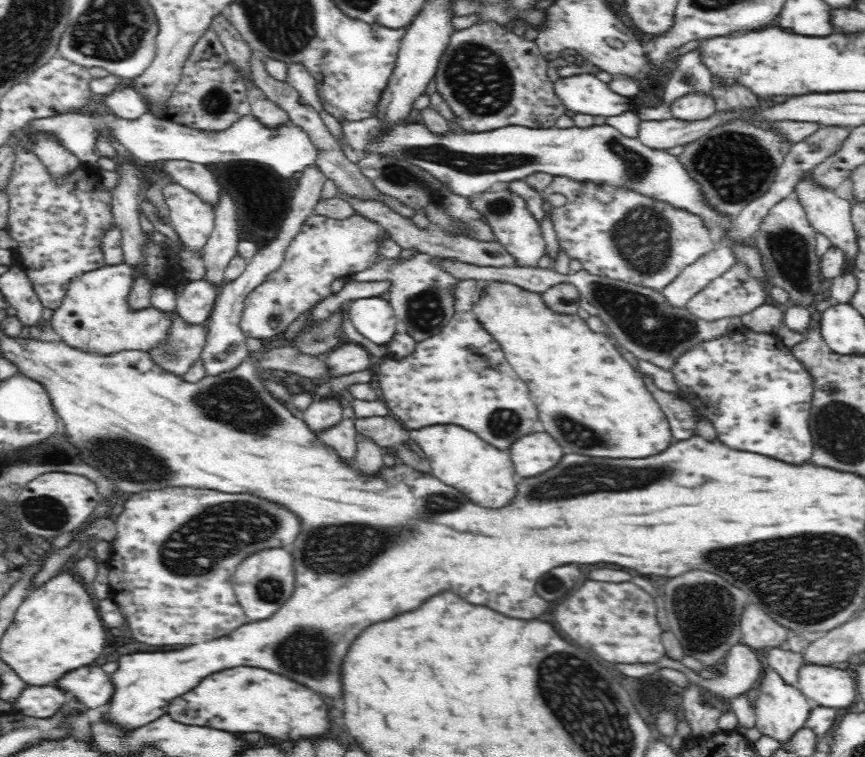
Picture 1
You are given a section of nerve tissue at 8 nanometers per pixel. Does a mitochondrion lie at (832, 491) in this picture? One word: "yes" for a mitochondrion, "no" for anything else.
no

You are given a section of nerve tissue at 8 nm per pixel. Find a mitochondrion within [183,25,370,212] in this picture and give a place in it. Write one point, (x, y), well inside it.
(216, 101)

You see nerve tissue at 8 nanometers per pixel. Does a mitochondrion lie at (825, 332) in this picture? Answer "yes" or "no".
no

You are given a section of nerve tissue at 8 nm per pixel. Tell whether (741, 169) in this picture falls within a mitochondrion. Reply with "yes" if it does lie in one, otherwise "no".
yes

